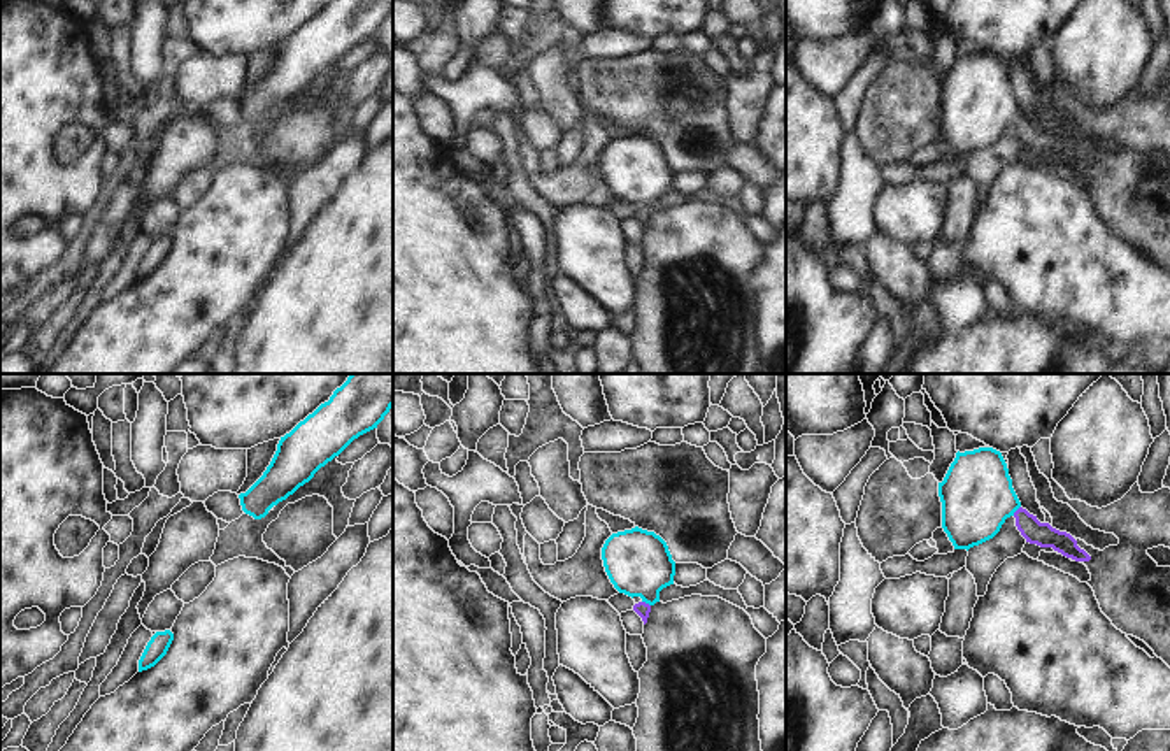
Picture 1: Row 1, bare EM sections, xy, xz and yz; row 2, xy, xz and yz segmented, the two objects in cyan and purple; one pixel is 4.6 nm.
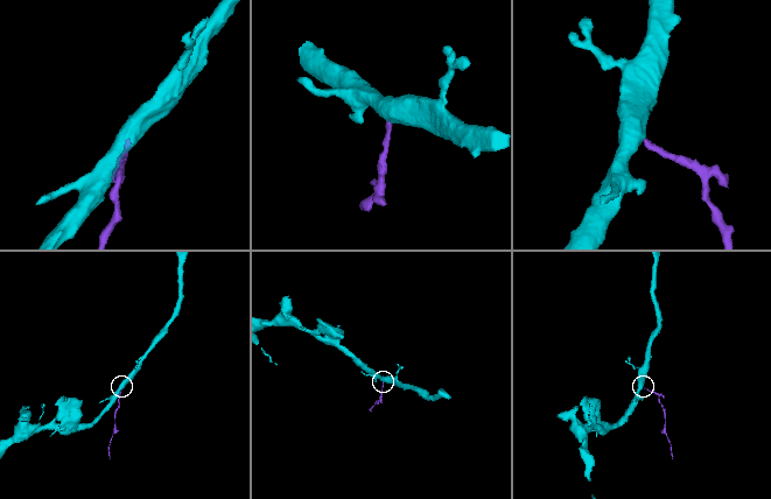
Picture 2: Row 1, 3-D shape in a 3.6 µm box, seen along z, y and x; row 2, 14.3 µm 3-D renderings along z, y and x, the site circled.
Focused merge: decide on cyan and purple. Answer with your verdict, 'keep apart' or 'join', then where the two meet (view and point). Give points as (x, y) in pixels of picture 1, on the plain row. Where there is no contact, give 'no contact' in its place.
join; meets cyan in yz at (1016, 116)

